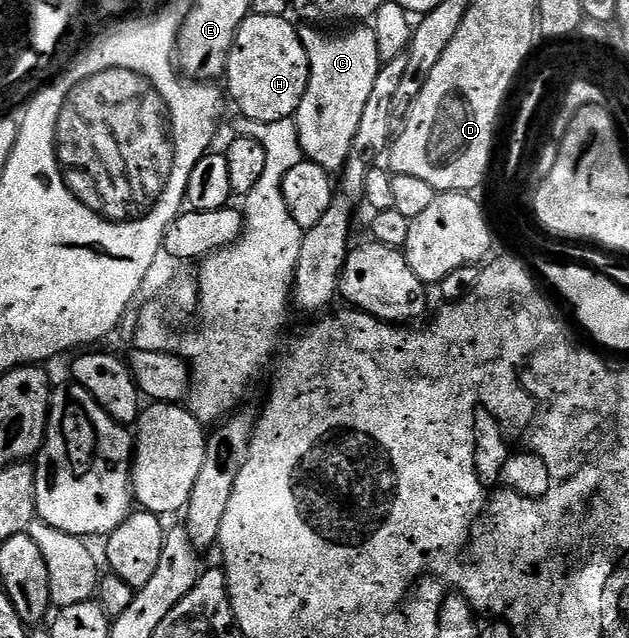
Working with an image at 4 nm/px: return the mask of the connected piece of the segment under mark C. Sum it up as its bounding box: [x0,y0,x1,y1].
[293,26,381,174]

